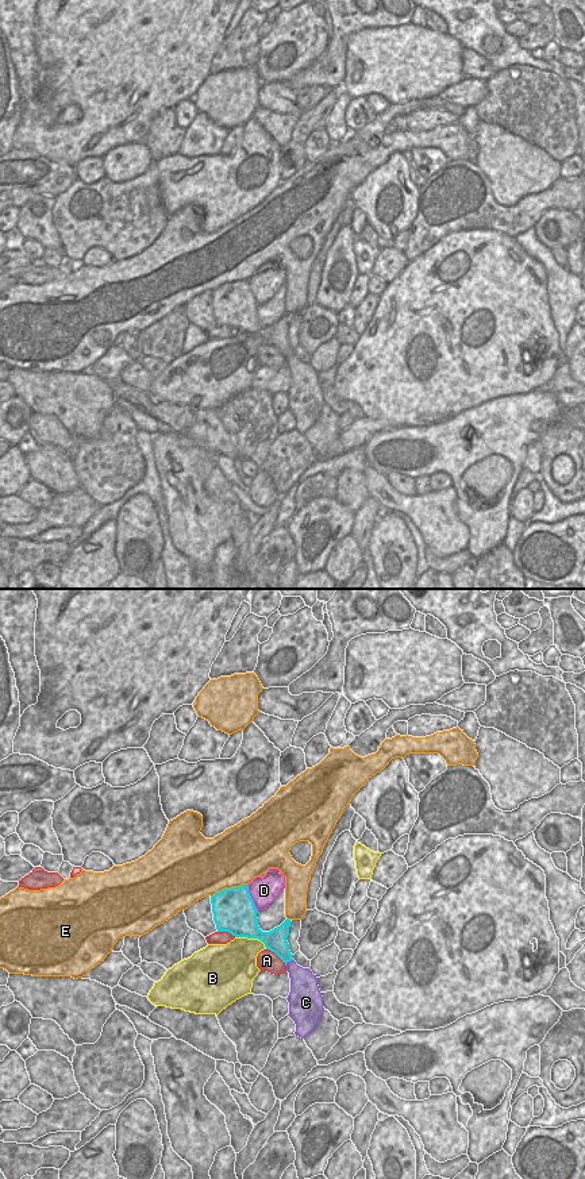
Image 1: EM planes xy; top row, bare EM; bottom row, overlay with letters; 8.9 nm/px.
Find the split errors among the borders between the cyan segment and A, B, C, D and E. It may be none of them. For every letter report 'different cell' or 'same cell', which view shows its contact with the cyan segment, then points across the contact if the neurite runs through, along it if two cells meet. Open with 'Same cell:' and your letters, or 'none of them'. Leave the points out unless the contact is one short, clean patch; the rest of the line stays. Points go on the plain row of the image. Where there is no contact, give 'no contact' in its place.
Same cell: C
A: different cell; meets cyan in xy
B: different cell; meets cyan in xy
C: same cell; meets cyan in xy; runs through xy (274, 335), (288, 355), (303, 378)
D: different cell; meets cyan in xy
E: different cell; meets cyan in xy

